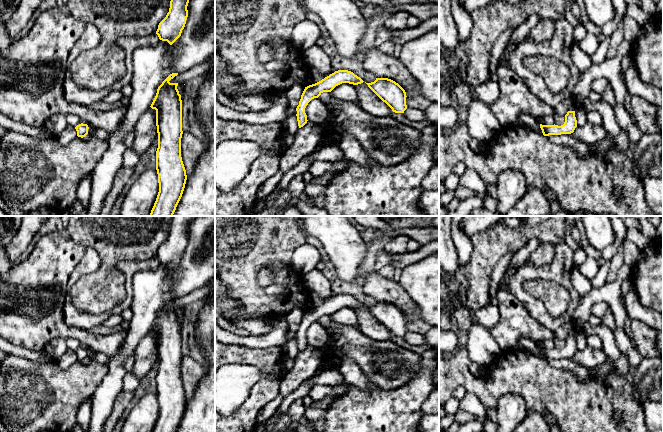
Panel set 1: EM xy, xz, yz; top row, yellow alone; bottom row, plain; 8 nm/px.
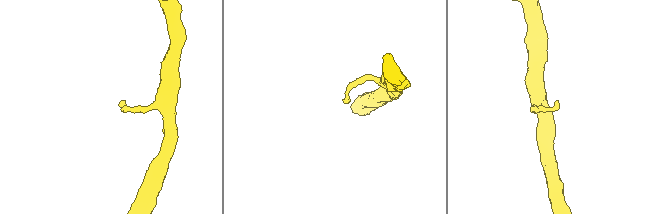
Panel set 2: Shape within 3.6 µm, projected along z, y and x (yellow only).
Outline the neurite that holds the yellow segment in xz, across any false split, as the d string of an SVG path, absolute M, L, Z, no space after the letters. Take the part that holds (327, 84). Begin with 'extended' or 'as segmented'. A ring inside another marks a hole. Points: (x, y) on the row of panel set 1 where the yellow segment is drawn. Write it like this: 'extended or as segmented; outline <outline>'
as segmented; outline M338 70L321 81L305 87L299 105L296 108L299 128L303 127L308 121L305 108L312 99L318 98L323 92L331 92L336 86L342 83L358 85L363 82L364 81L360 77L351 71Z

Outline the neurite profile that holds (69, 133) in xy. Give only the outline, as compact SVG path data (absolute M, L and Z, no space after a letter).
M67 125L67 127L56 136L58 142L61 145L67 145L77 137L77 131L75 127Z

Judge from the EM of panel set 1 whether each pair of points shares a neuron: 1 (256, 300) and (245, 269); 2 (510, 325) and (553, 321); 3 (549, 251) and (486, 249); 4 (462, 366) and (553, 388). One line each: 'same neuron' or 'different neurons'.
1: same neuron
2: different neurons
3: different neurons
4: same neuron

